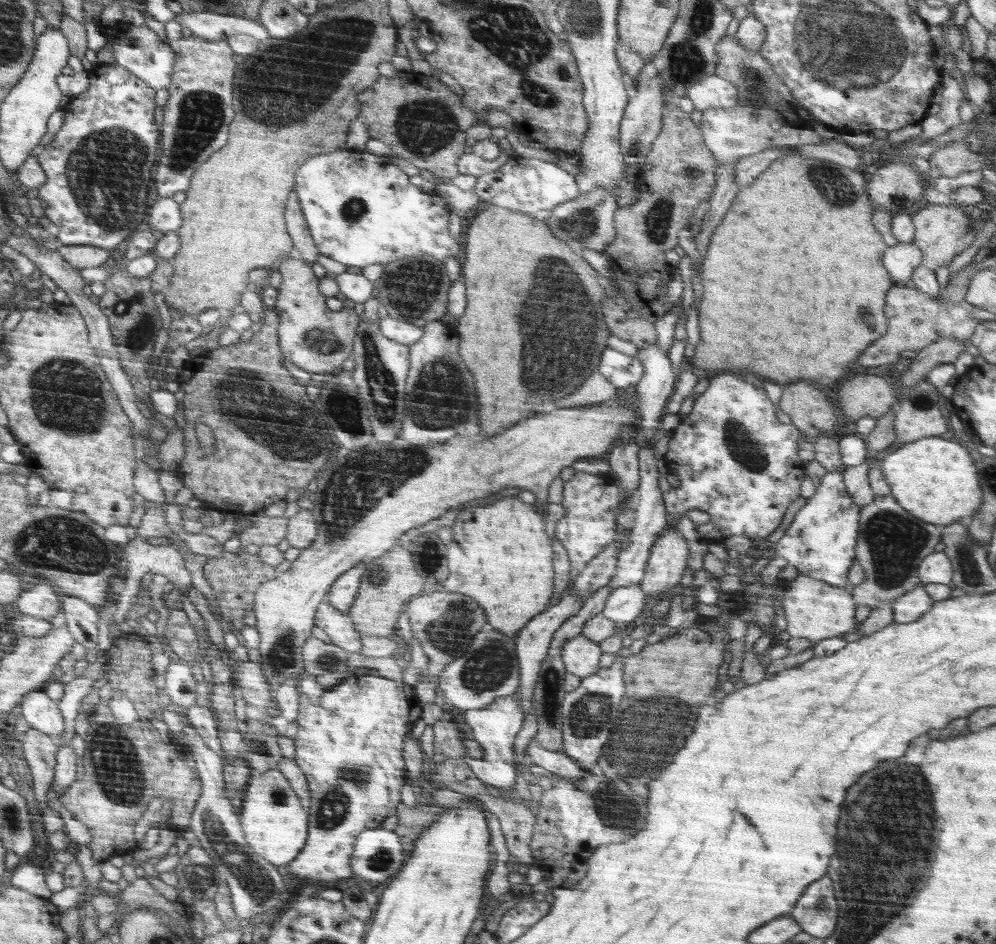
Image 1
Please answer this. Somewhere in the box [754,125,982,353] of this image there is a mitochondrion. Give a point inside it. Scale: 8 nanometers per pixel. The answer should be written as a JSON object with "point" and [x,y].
{"point":[837,191]}

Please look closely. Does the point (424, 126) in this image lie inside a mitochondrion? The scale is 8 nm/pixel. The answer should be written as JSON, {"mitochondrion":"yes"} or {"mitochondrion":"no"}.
{"mitochondrion":"yes"}

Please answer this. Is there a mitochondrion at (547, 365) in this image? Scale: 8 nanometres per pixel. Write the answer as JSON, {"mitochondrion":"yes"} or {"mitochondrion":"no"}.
{"mitochondrion":"yes"}

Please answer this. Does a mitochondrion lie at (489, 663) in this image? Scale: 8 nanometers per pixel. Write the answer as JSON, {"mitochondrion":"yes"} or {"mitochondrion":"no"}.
{"mitochondrion":"yes"}

